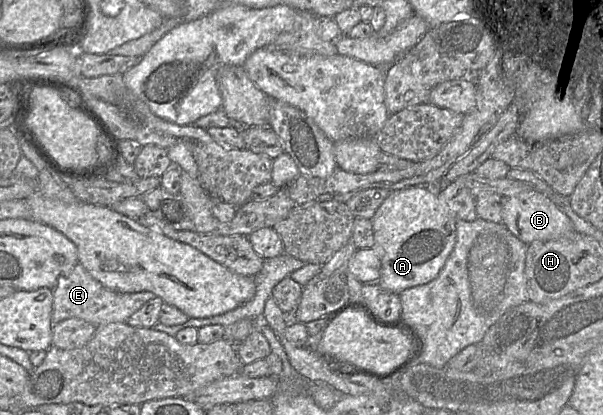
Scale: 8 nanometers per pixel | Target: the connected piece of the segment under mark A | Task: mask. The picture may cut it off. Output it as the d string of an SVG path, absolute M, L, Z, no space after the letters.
M425 186L391 191L371 221L374 232L373 249L381 261L381 274L377 283L383 289L395 294L434 280L443 268L456 242L457 219L447 205L438 199L438 192Z

